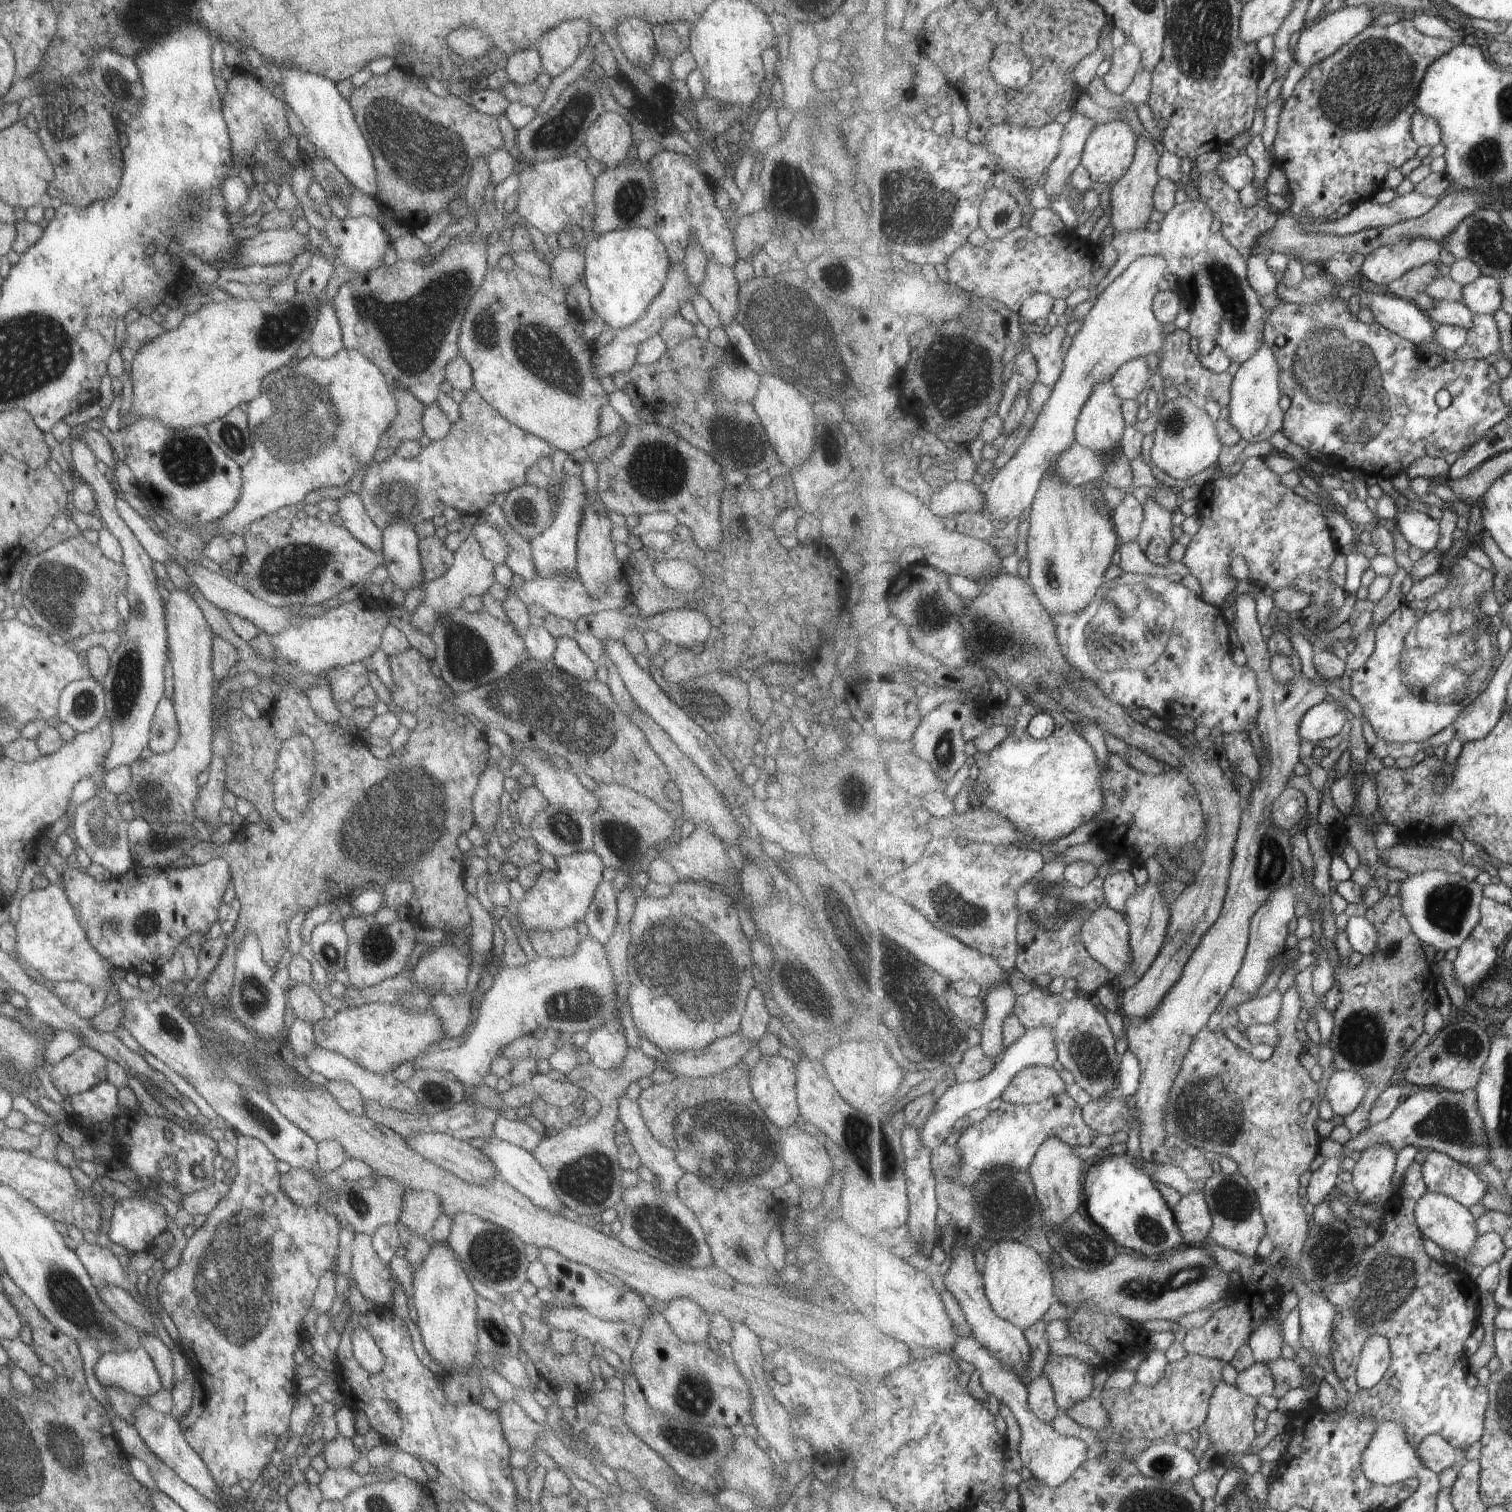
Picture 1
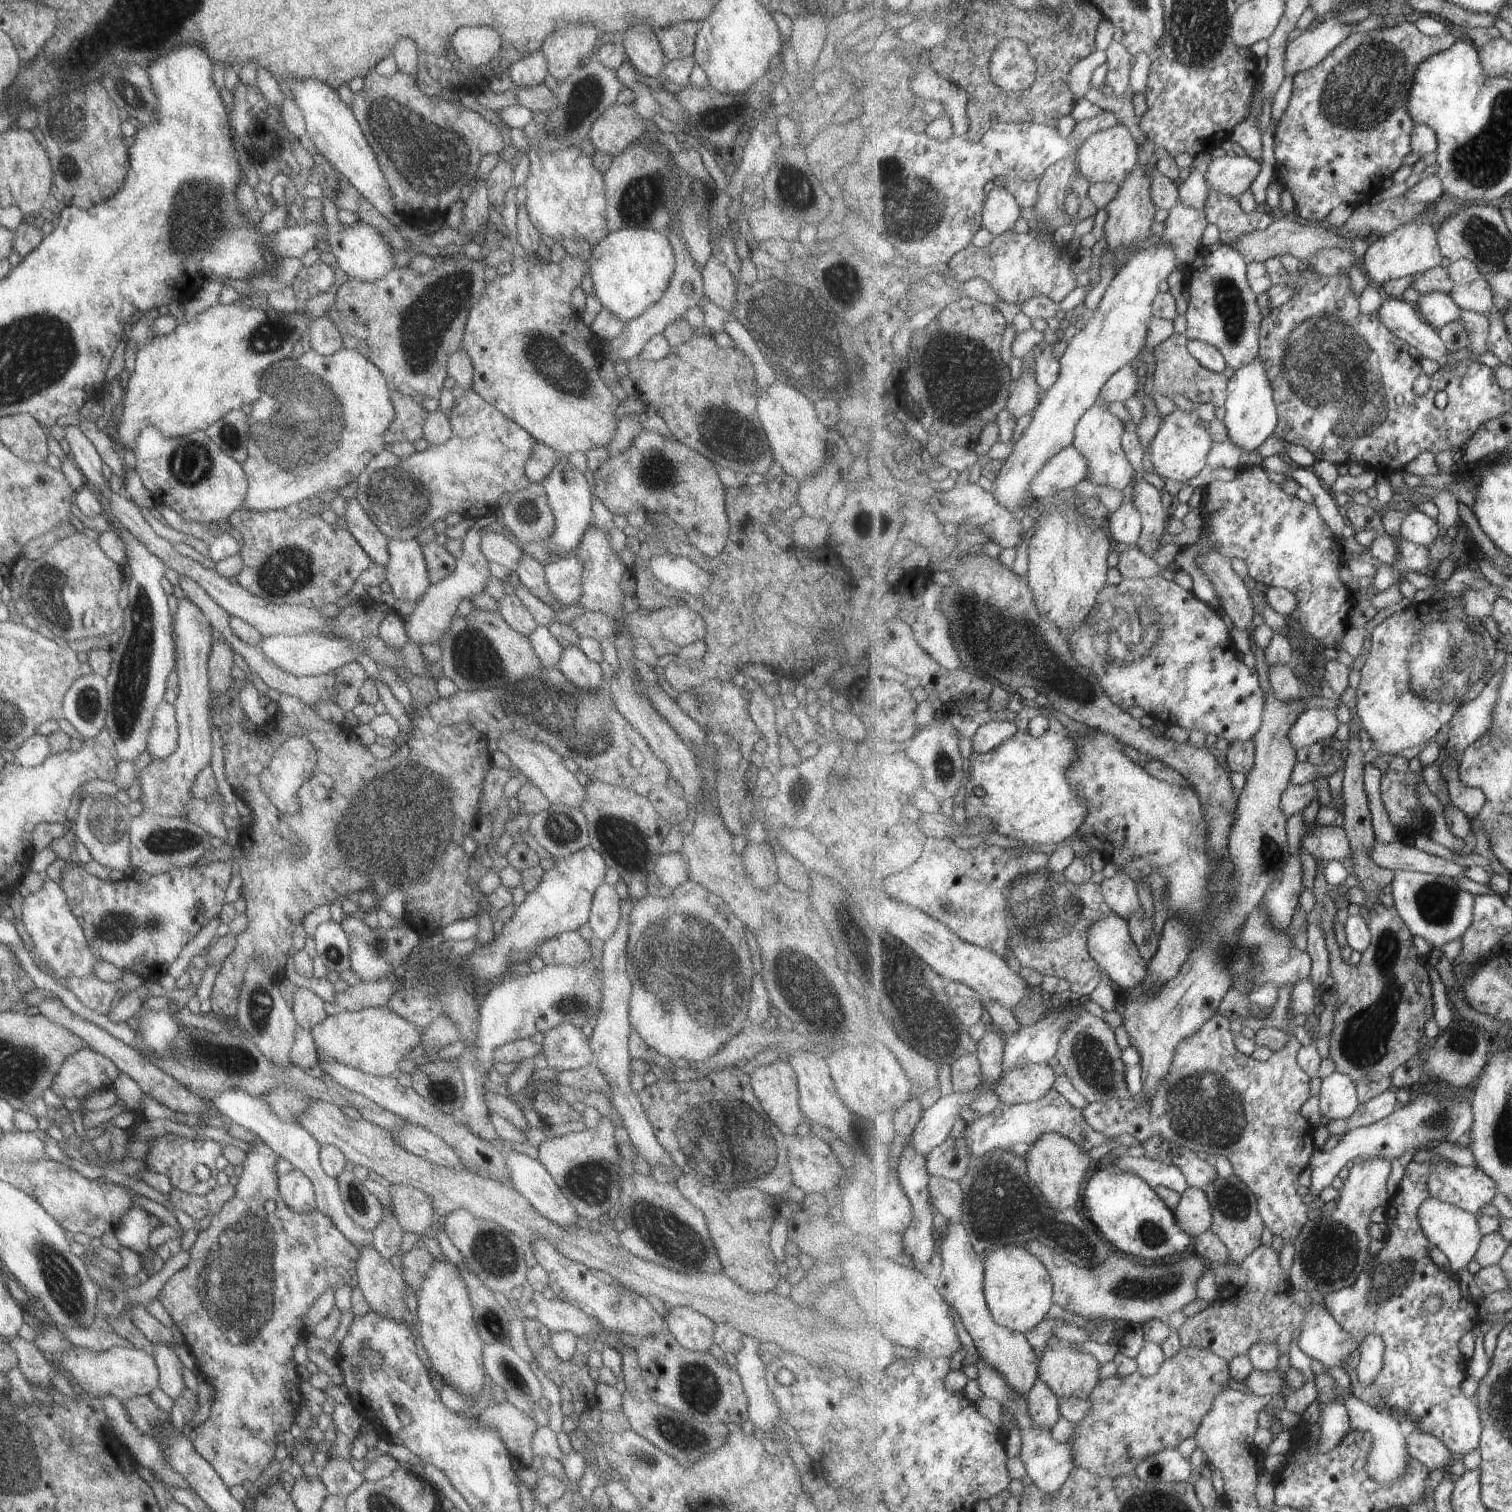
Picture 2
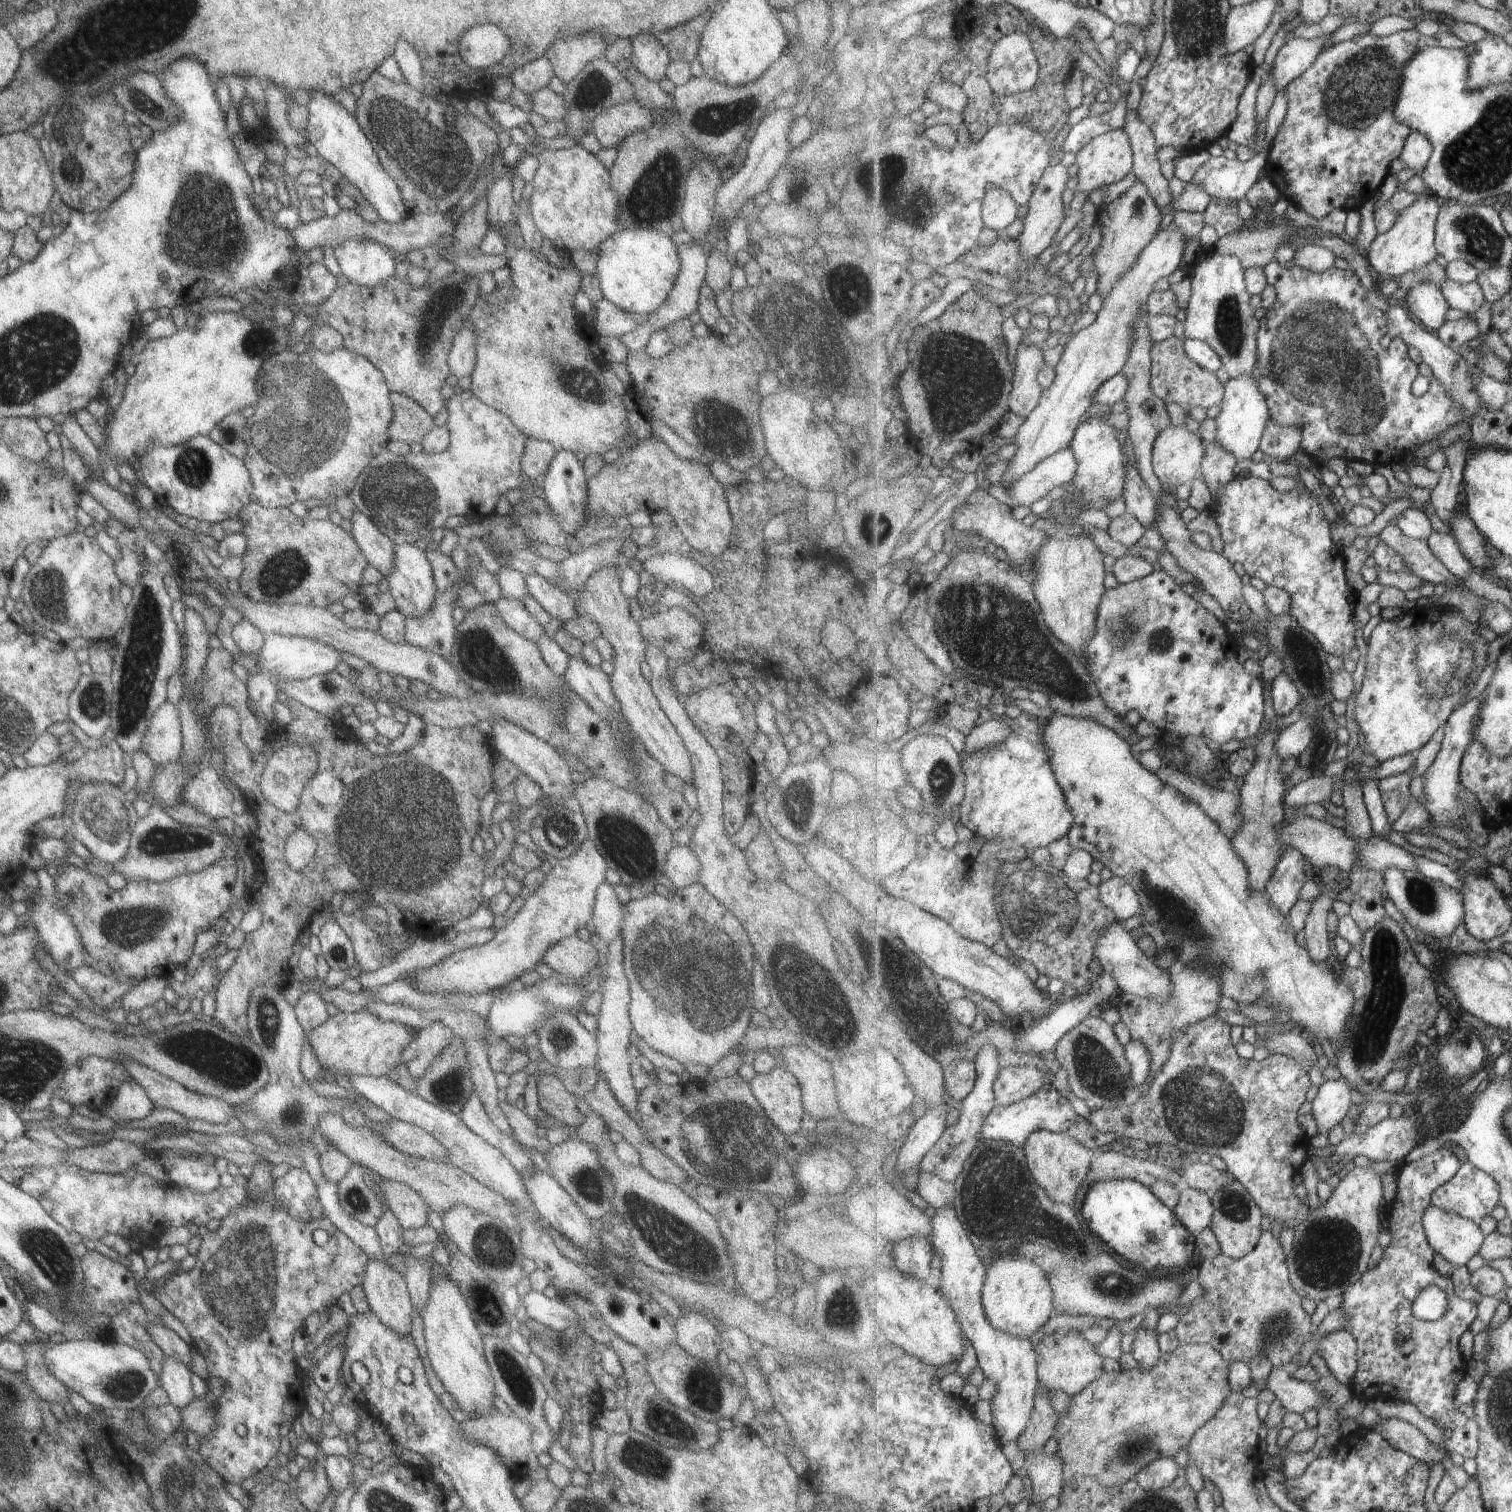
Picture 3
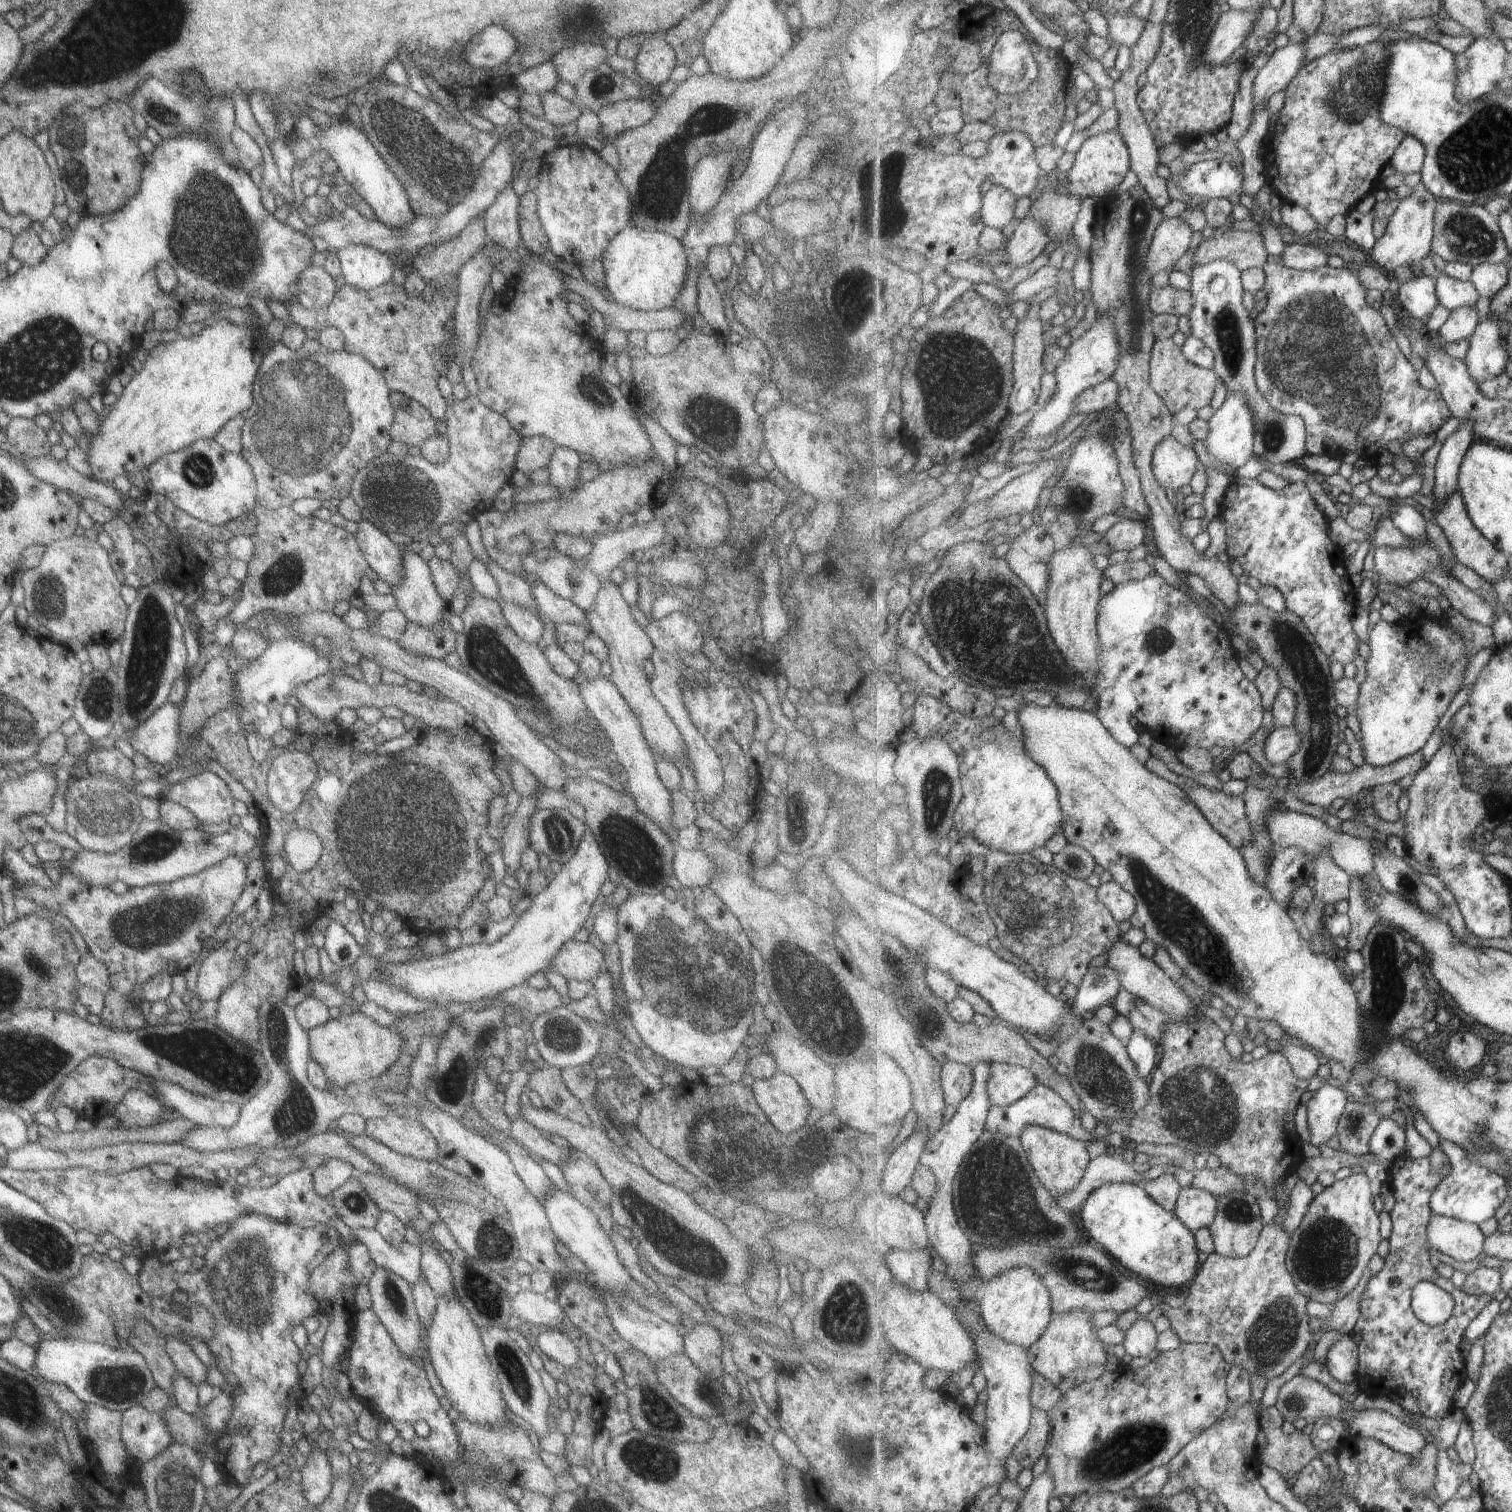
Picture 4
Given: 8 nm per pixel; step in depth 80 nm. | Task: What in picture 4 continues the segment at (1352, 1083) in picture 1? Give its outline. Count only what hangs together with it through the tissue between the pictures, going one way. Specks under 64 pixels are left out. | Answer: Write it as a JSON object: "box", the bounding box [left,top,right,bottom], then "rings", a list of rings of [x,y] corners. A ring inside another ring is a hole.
{"box":[1305,1084,1348,1149],"rings":[[[1325,1084],[1305,1104],[1308,1128],[1311,1132],[1310,1144],[1317,1149],[1338,1134],[1341,1120],[1339,1118],[1343,1118],[1345,1114],[1348,1095],[1345,1090]]]}

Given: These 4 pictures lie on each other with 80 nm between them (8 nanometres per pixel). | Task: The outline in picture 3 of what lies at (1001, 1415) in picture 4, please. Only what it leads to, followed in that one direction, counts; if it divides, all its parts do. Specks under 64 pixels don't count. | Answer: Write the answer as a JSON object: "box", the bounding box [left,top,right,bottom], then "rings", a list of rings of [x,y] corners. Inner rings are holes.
{"box":[921,1045,1041,1446],"rings":[[[988,1045],[981,1049],[975,1060],[977,1069],[977,1080],[971,1094],[959,1104],[959,1117],[957,1123],[947,1127],[940,1139],[926,1152],[922,1160],[921,1170],[932,1172],[942,1178],[945,1182],[954,1183],[959,1174],[964,1171],[966,1158],[973,1154],[973,1150],[980,1141],[985,1119],[992,1113],[996,1104],[994,1084],[1001,1070],[998,1050]],[[943,1207],[930,1213],[932,1233],[929,1238],[942,1263],[941,1272],[936,1276],[936,1284],[956,1310],[964,1335],[976,1351],[978,1366],[985,1378],[996,1384],[996,1395],[991,1402],[992,1424],[1001,1446],[1009,1444],[1027,1430],[1033,1416],[1037,1391],[1041,1385],[1035,1344],[1029,1339],[997,1330],[989,1322],[982,1303],[982,1290],[987,1273],[984,1254],[970,1241],[954,1207]]]}

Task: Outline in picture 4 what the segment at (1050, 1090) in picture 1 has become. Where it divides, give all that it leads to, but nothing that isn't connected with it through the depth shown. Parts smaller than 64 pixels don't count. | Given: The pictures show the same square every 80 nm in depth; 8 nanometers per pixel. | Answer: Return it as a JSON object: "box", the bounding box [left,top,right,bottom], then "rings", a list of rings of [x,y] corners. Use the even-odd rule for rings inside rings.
{"box":[987,1063,1039,1107],"rings":[[[991,1063],[987,1091],[992,1106],[1007,1107],[1030,1094],[1039,1085],[1036,1075],[1027,1067],[1008,1063]]]}

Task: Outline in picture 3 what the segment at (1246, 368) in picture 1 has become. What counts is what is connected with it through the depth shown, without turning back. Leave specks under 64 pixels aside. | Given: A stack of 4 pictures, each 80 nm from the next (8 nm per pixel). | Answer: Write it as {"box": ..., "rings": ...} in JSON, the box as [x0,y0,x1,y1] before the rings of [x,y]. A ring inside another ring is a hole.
{"box":[1214,374,1272,462],"rings":[[[1255,374],[1231,379],[1226,384],[1226,395],[1215,418],[1217,432],[1214,442],[1227,449],[1234,458],[1243,462],[1260,454],[1260,442],[1268,422],[1272,419],[1265,395],[1259,390]]]}

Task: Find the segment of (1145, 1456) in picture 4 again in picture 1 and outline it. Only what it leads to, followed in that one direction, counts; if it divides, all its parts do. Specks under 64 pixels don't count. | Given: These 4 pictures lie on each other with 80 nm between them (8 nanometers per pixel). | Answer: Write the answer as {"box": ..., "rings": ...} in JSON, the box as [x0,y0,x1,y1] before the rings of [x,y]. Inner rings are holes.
{"box":[1093,1353,1225,1463],"rings":[[[1187,1353],[1181,1360],[1172,1362],[1165,1369],[1165,1376],[1153,1386],[1137,1382],[1129,1389],[1105,1389],[1099,1399],[1108,1412],[1108,1425],[1099,1431],[1093,1430],[1102,1448],[1095,1448],[1095,1455],[1107,1463],[1135,1461],[1157,1441],[1174,1443],[1183,1432],[1193,1432],[1204,1426],[1210,1412],[1210,1402],[1217,1385],[1223,1382],[1225,1363],[1202,1354]]]}

